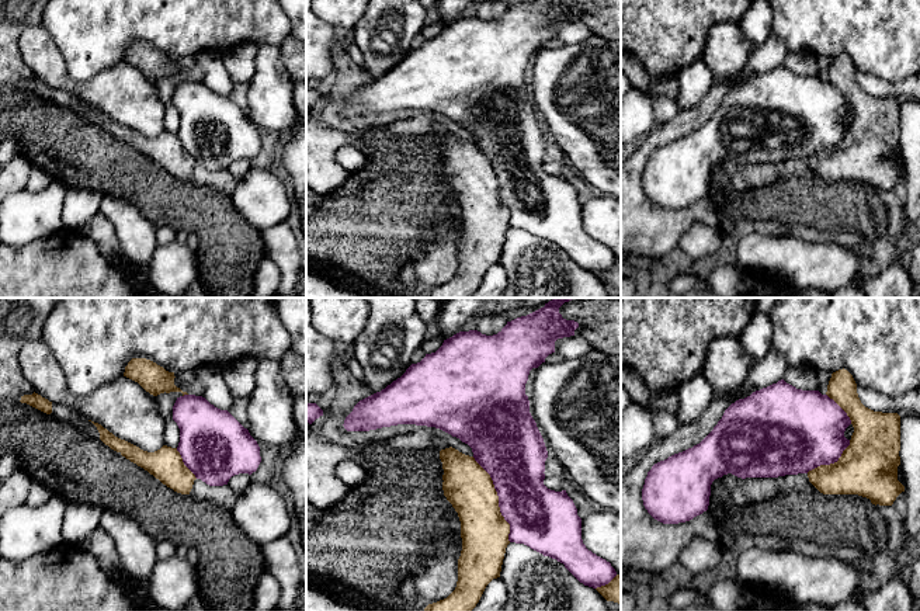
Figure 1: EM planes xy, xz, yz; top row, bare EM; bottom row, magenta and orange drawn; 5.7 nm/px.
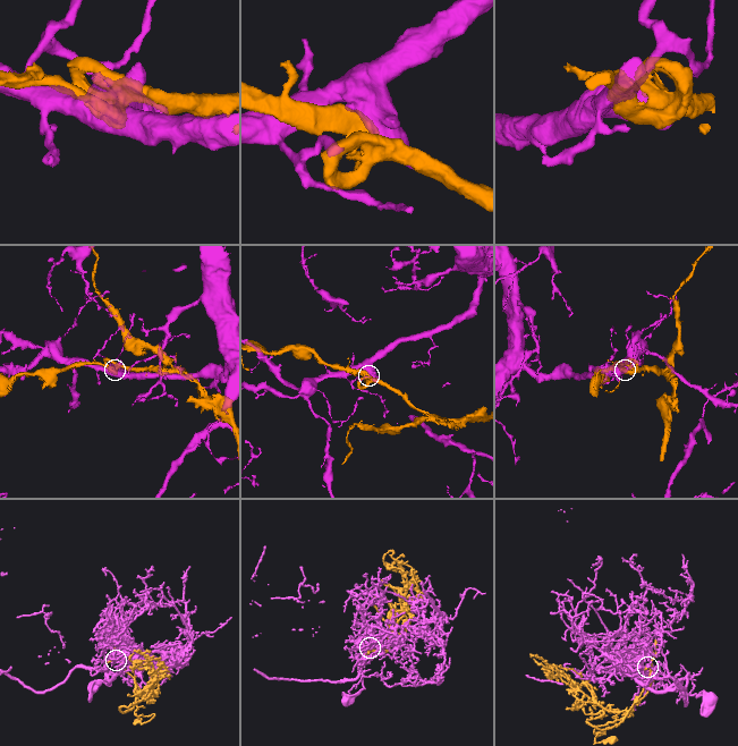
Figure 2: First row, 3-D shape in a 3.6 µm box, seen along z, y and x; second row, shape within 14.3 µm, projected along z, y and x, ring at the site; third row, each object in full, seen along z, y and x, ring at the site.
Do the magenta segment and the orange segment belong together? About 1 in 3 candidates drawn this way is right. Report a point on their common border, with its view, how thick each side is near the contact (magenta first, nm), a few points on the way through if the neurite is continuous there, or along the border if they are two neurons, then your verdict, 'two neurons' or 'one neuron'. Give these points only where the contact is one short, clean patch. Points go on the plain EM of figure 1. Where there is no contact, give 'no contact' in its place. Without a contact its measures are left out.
meets magenta in xz at (499, 184); 340 nm thick on the magenta side, 280 nm on the other; two neurons

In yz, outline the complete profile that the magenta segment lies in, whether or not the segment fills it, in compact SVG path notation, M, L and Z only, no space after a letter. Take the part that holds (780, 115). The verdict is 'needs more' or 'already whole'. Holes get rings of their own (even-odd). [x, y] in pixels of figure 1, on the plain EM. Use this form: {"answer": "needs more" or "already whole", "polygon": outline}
{"answer": "already whole", "polygon": "M781 65L732 88L714 115L699 129L655 149L648 157L642 174L643 191L655 205L663 209L690 206L708 195L711 170L723 160L732 159L742 164L778 163L808 159L820 150L837 147L850 131L850 125L844 122L844 117L850 110L851 105L847 98L827 80L822 80L819 76L796 74Z"}

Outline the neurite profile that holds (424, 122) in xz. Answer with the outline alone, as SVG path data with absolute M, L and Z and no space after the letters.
M424 112L412 119L396 121L376 128L390 131L396 135L414 136L414 135L434 133L433 128L435 122L437 117L433 112Z

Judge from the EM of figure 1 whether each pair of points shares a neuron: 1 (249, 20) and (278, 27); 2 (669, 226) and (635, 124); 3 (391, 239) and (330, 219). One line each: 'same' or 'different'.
1: same
2: different
3: same

